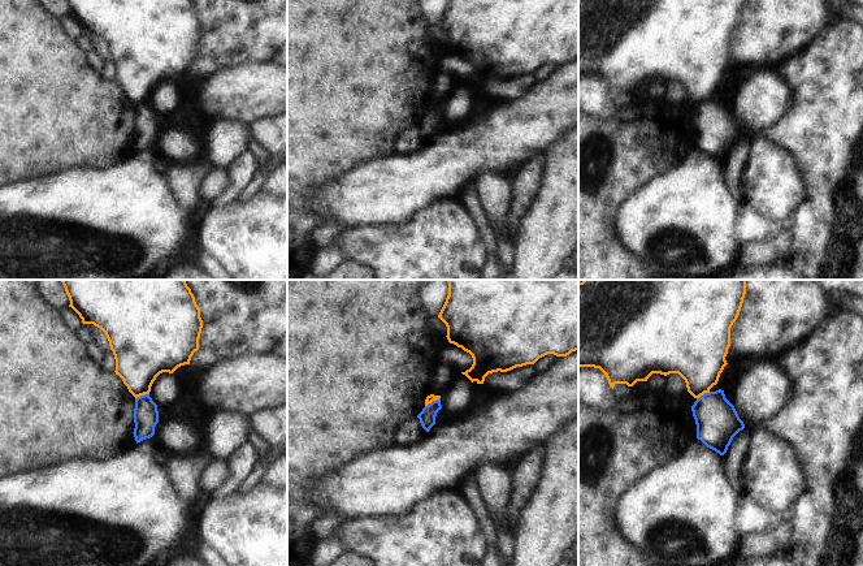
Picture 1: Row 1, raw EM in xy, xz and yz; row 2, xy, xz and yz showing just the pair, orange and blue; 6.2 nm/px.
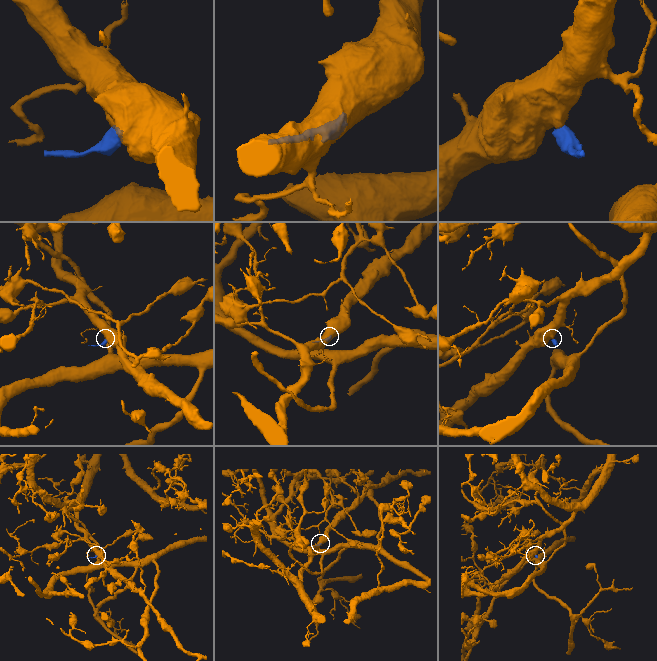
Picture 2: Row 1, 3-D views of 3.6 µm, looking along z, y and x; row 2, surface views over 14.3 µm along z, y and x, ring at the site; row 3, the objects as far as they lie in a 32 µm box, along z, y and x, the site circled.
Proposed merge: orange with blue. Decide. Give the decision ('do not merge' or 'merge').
do not merge

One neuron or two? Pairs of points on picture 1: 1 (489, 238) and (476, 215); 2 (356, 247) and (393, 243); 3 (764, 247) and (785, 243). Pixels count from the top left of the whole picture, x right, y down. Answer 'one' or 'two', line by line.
1: one
2: one
3: one

